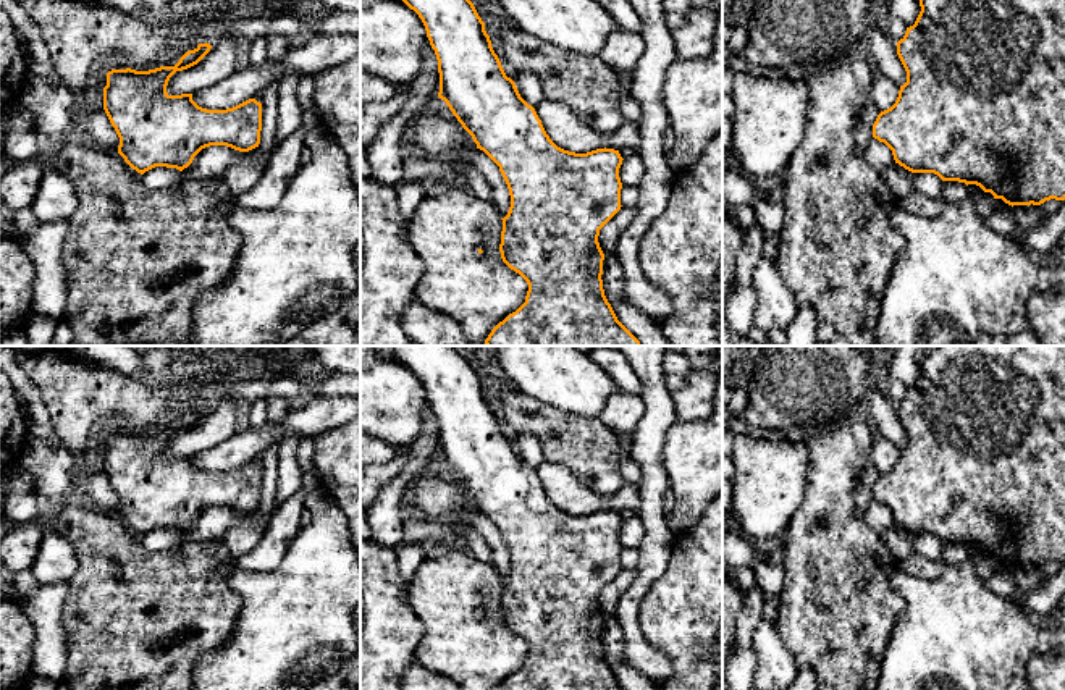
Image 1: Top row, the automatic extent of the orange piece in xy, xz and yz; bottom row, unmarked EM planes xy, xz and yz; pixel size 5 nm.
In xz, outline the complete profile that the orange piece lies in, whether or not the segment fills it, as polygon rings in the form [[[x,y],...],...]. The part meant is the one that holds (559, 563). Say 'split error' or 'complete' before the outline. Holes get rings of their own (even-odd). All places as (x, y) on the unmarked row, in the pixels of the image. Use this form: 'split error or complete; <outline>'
complete; [[[393,346],[393,351],[422,381],[427,399],[438,422],[440,454],[462,490],[498,528],[511,557],[509,574],[503,582],[499,614],[503,624],[528,646],[525,664],[495,690],[625,690],[616,679],[603,651],[603,622],[600,591],[621,572],[619,530],[622,519],[614,511],[575,515],[558,509],[546,496],[535,470],[519,456],[506,438],[491,409],[485,385],[474,365],[454,346]]]

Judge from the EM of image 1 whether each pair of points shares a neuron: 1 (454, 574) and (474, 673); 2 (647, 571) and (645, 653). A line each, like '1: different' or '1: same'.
1: same
2: same

